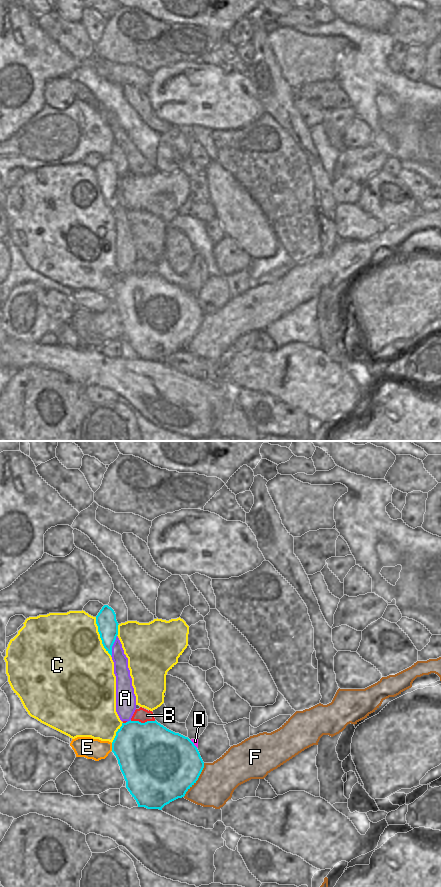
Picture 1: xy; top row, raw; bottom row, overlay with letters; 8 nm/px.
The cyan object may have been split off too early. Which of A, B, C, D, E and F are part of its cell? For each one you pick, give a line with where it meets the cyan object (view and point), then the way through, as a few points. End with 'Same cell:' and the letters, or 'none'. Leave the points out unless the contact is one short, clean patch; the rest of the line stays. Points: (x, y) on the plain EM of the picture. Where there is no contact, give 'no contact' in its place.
D: xy (193, 296)
Same cell: D

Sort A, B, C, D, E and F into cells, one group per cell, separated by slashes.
A / B E / C / D / F

